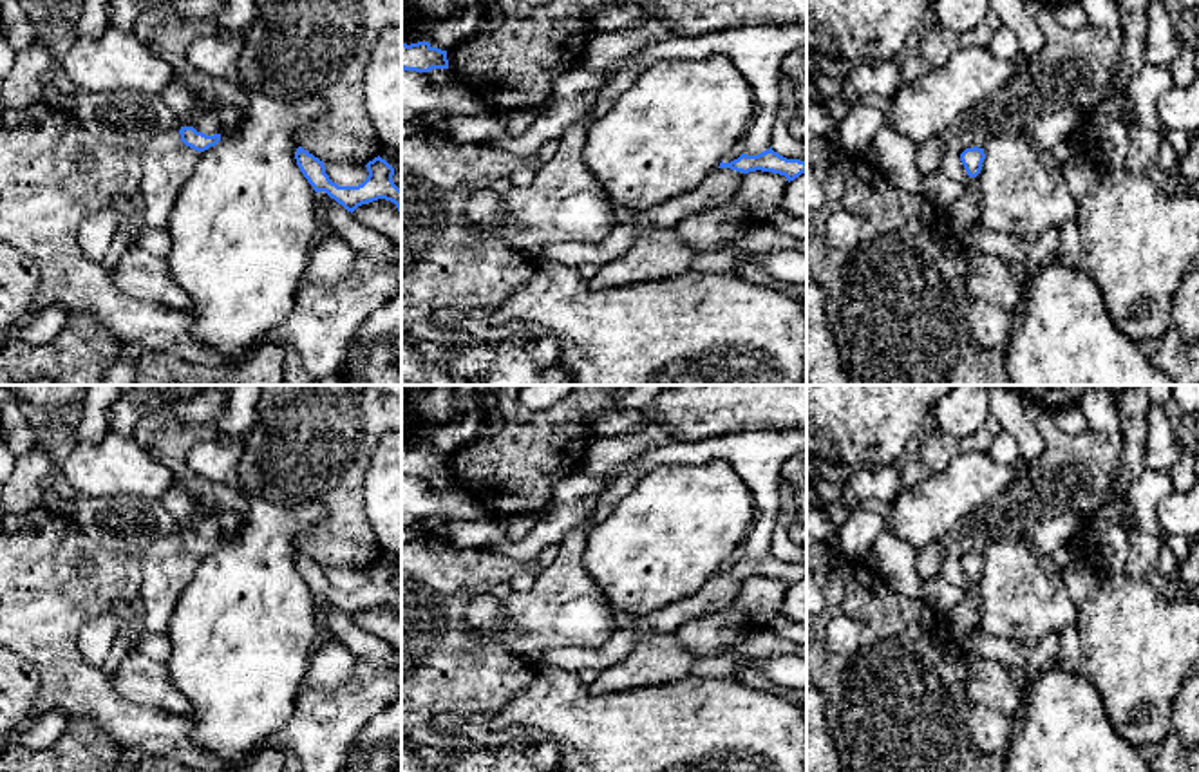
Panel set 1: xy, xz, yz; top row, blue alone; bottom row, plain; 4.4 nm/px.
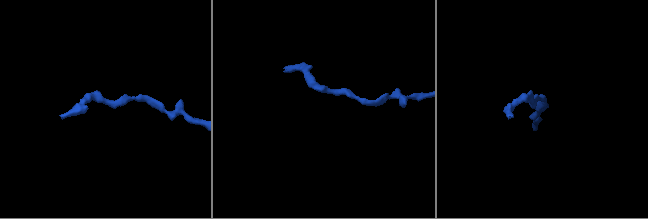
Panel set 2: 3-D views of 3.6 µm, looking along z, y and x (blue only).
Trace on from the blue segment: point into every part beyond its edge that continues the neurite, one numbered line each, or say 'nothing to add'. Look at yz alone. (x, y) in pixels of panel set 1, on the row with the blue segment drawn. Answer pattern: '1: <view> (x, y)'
1: yz (966, 212)

